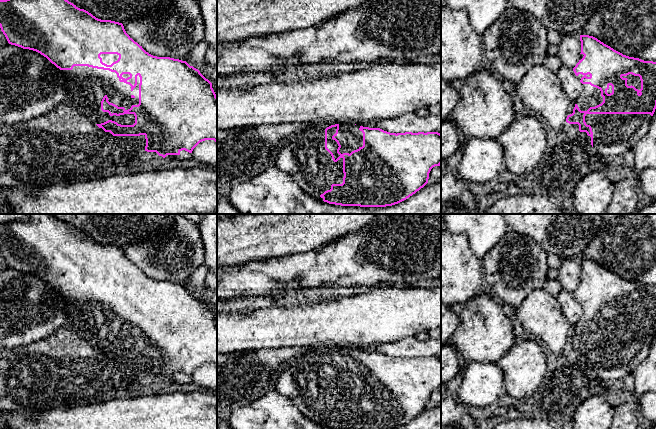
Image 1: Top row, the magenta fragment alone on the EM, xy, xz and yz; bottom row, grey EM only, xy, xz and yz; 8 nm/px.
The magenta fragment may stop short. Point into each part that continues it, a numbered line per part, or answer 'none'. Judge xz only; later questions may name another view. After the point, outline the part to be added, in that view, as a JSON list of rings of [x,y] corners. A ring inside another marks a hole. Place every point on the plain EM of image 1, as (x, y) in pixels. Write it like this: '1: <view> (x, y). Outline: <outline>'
1: xz (304, 381). Outline: [[[325,344],[317,345],[314,351],[299,356],[297,360],[291,360],[288,366],[283,371],[280,371],[275,378],[275,391],[290,398],[306,418],[320,425],[323,425],[320,419],[330,414],[332,408],[343,407],[343,382],[334,386],[331,378],[325,373],[325,353],[335,348],[339,349],[339,354],[334,362],[341,369],[339,374],[341,378],[350,378],[352,375],[363,370],[363,357],[359,354],[359,348]]]

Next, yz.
1: yz (613, 358). Outline: [[[586,338],[585,346],[593,356],[593,371],[602,380],[623,379],[649,355],[652,345],[650,338]]]

